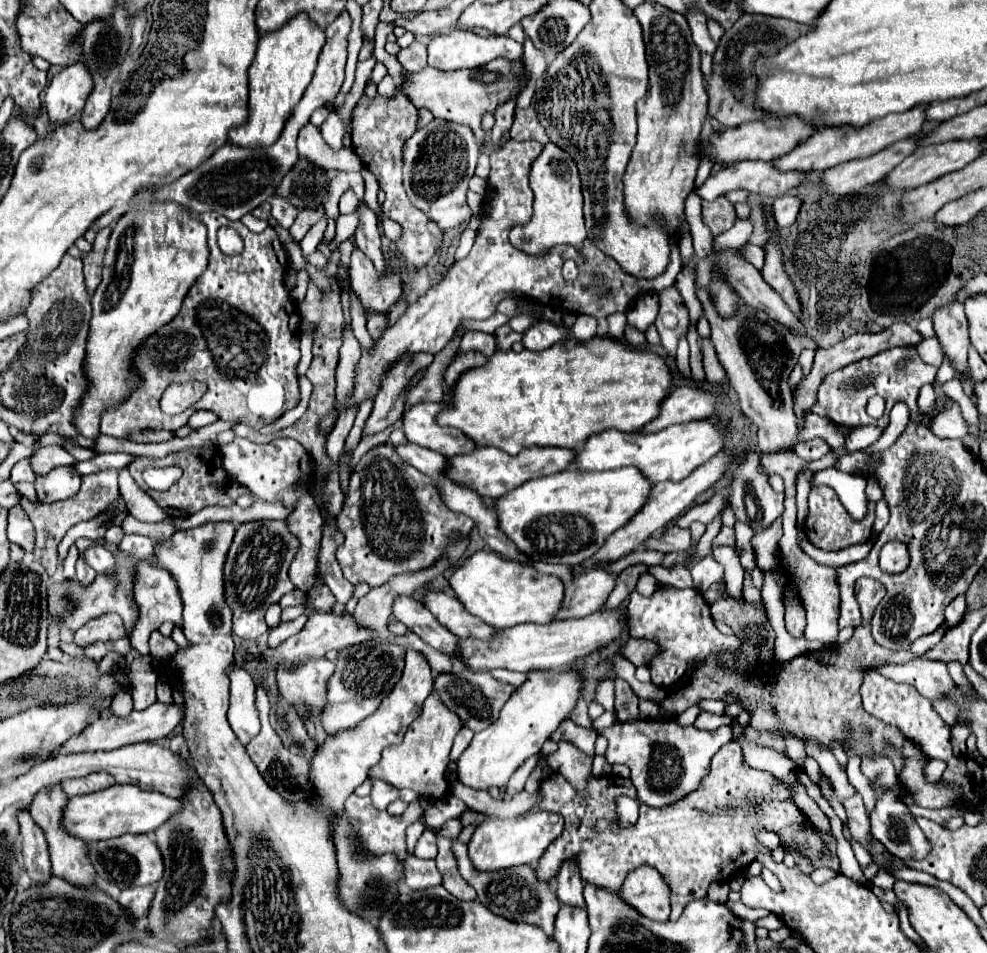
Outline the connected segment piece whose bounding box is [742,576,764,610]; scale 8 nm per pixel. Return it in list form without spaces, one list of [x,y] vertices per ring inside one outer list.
[[[748,576],[748,578],[744,578],[744,600],[748,602],[748,604],[752,604],[752,606],[758,606],[758,608],[762,608],[764,610],[764,600],[762,600],[762,596],[760,596],[760,590],[752,584],[752,578]]]

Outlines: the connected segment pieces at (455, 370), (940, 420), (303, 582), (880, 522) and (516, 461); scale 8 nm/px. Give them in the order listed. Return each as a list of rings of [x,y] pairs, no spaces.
[[[464,352],[464,354],[458,354],[452,364],[446,368],[444,372],[444,382],[446,386],[452,390],[454,384],[458,382],[458,378],[466,372],[466,370],[472,370],[472,368],[478,368],[478,366],[484,366],[488,362],[488,358],[480,352]]]
[[[952,402],[946,412],[934,418],[932,432],[936,432],[940,438],[958,438],[958,440],[962,440],[968,434],[968,424],[962,418],[960,406],[956,402]]]
[[[234,438],[230,444],[220,448],[224,454],[224,468],[232,474],[232,478],[240,484],[244,484],[256,498],[264,502],[282,502],[290,514],[284,520],[288,526],[288,532],[294,534],[300,542],[298,552],[290,564],[288,576],[294,588],[308,592],[314,586],[314,572],[316,572],[316,560],[320,550],[320,528],[322,528],[322,514],[316,506],[316,500],[310,494],[308,484],[302,480],[306,476],[314,474],[314,462],[310,454],[292,438],[276,438],[268,444],[254,444],[246,438]]]
[[[880,500],[878,504],[876,504],[876,518],[874,518],[874,532],[876,534],[880,534],[882,532],[882,528],[886,526],[886,522],[888,522],[888,506],[886,506],[886,502],[884,500]]]
[[[488,446],[488,448],[476,448],[472,454],[460,454],[456,458],[448,458],[448,462],[450,462],[450,478],[454,478],[460,484],[472,486],[484,498],[498,500],[504,494],[508,494],[508,490],[514,490],[532,478],[568,470],[576,462],[576,450],[552,448],[552,446],[546,446],[546,448],[532,446],[532,448],[524,448],[516,456],[510,456],[508,452],[500,448]]]

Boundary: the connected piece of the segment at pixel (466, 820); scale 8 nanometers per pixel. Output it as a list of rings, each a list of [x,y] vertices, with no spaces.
[[[466,810],[458,820],[462,822],[462,826],[478,826],[486,820],[488,816],[486,814],[480,814],[480,812],[474,812],[474,810]]]

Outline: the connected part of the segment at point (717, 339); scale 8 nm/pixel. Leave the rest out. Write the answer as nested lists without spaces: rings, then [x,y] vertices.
[[[696,286],[696,296],[702,302],[704,316],[710,322],[710,340],[716,348],[718,360],[740,398],[740,408],[758,426],[758,450],[762,454],[794,450],[798,444],[798,428],[796,416],[792,414],[792,392],[788,388],[788,378],[798,362],[800,350],[817,350],[818,344],[810,336],[796,334],[788,326],[770,318],[764,310],[758,310],[744,300],[738,300],[736,312],[724,318],[718,314],[716,302],[712,300],[708,288]]]

